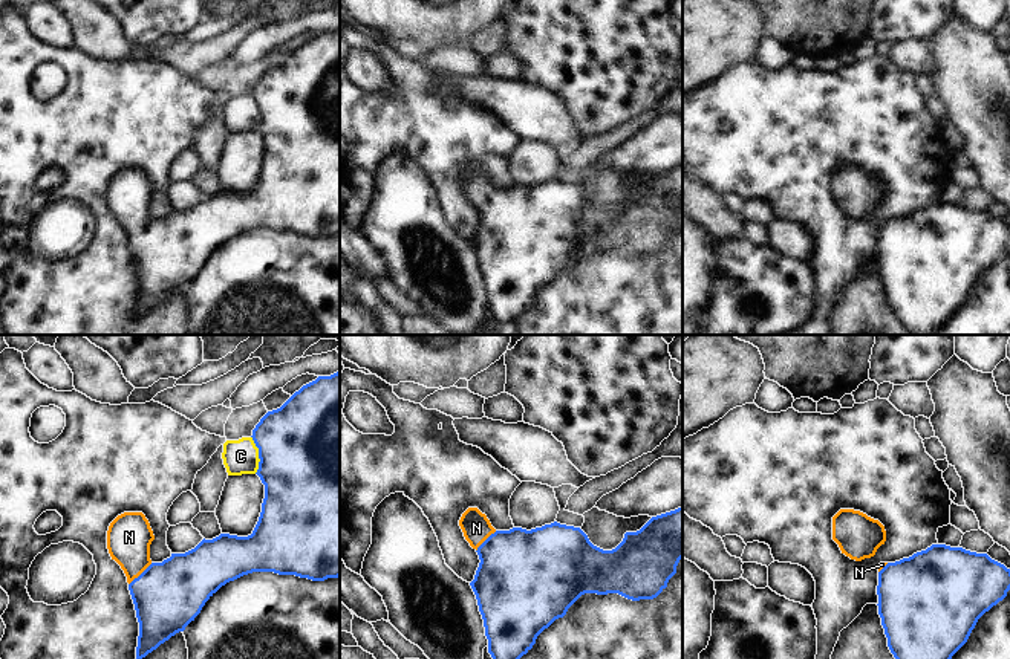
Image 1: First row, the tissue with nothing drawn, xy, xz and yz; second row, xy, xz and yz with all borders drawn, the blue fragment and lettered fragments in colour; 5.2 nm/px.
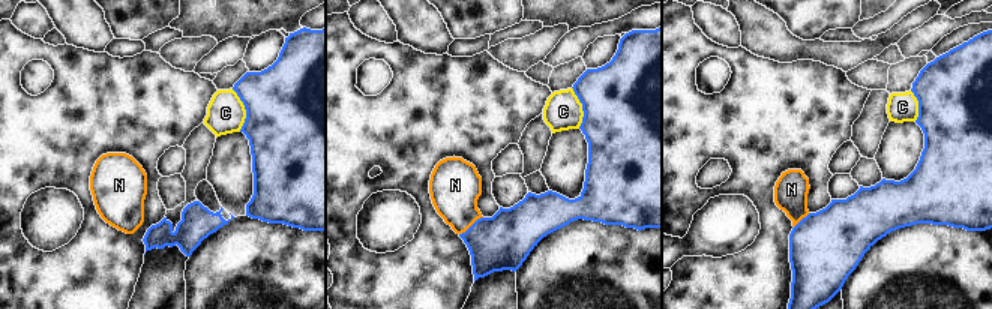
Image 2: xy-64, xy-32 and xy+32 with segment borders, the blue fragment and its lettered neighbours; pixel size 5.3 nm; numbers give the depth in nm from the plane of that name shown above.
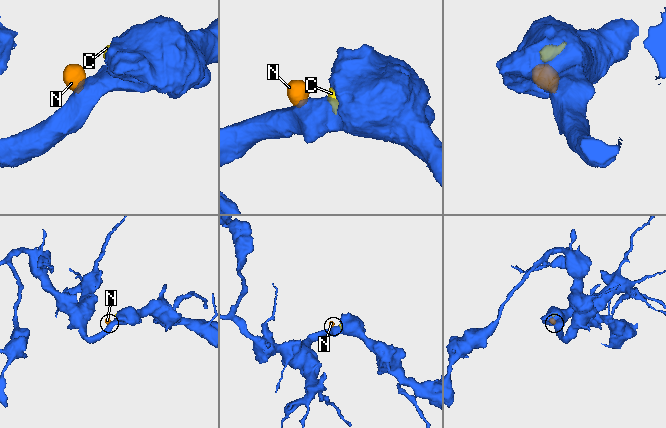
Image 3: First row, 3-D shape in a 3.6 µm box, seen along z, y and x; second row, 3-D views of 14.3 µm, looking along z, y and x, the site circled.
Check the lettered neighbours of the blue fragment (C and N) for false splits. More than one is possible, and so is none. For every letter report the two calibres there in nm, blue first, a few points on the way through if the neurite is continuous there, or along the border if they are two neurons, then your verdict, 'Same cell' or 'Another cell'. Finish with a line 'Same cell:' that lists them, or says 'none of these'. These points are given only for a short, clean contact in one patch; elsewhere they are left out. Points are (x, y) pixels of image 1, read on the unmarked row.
C: Thickness 500 nm (blue) against 180 nm. Boundary: xy (251, 94), (259, 116), (256, 130). Another cell
N: Thickness 360 nm (blue) against 240 nm. Path across: xy (169, 253), (156, 246), (141, 231), (129, 204), (129, 194). Same cell
Same cell: N.

